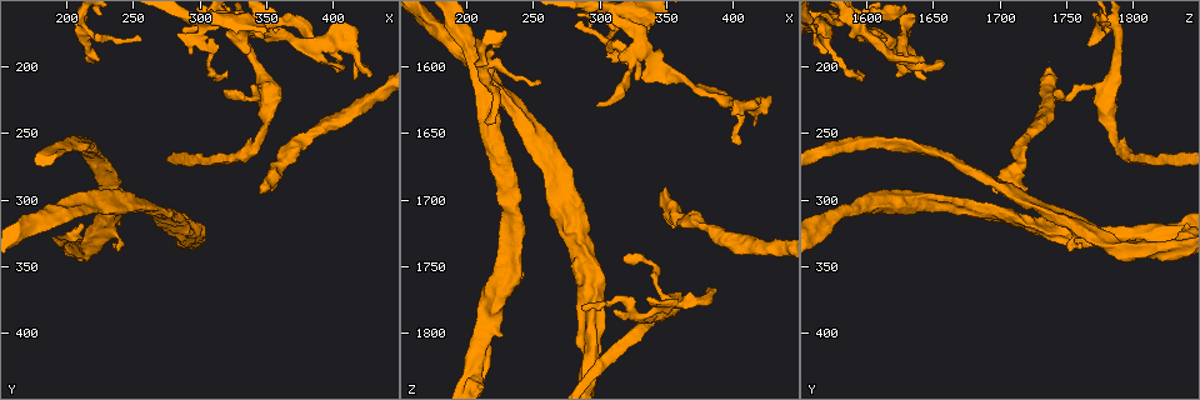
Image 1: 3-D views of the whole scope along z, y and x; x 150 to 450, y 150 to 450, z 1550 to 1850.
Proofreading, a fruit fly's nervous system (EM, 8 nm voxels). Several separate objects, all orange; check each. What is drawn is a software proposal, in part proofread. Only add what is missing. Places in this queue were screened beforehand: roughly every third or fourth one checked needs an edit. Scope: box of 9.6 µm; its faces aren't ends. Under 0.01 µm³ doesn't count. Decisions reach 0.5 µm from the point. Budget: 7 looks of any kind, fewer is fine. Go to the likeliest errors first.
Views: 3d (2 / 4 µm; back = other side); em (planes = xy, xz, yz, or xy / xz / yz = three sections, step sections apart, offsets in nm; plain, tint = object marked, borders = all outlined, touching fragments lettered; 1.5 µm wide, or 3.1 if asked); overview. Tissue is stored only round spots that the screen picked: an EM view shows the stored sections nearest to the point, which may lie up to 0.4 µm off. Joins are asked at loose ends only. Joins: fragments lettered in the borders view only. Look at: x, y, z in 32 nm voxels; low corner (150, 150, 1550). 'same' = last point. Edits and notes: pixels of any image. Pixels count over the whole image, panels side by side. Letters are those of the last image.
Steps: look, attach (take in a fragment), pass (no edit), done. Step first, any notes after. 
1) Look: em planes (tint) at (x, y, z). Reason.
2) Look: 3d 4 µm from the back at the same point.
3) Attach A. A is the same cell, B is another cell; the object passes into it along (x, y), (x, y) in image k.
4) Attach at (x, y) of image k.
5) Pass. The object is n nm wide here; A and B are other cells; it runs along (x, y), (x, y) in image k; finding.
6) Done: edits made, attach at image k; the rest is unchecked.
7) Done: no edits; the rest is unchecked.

Look: em planes (borders) at (388, 184, 1766). An open end.

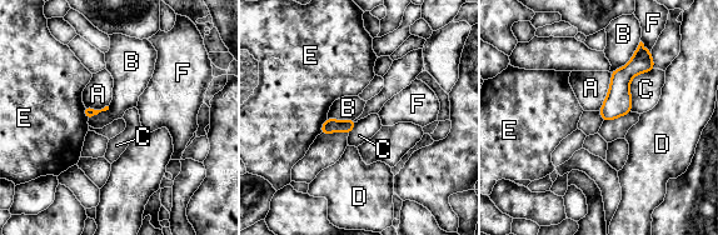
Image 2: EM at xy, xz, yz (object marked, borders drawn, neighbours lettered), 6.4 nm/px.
Pass. A, B, C, D, E and F are other cells; it runs along (637, 56), (606, 118) in image 2; none of them fits.

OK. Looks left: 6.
Look: em planes (plain) at (348, 286, 1690).

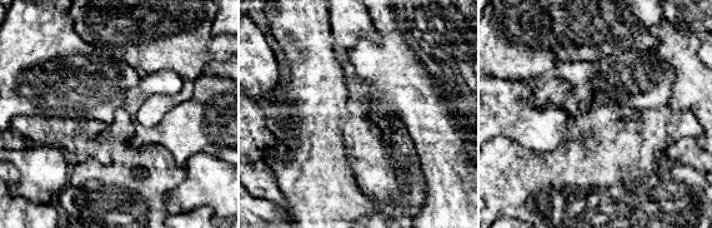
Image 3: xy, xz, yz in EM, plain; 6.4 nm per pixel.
Look: em planes (borders) at the same point.

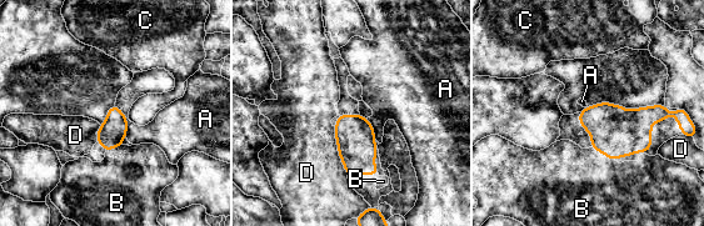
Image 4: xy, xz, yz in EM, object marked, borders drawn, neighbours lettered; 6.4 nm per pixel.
Attach B. B is the same cell, A, C and D are other cells; the object passes into it along (615, 131), (603, 152), (582, 185) in image 4; it goes on there.

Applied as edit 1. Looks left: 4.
Look: 3d 2 µm from the back at (236, 338, 1752). An open end.

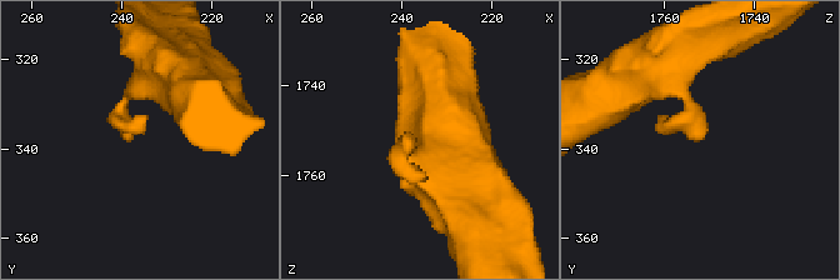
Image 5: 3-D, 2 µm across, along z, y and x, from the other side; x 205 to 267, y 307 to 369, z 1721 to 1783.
Look: em planes (borders) at (238, 338, 1751). Now the EM.

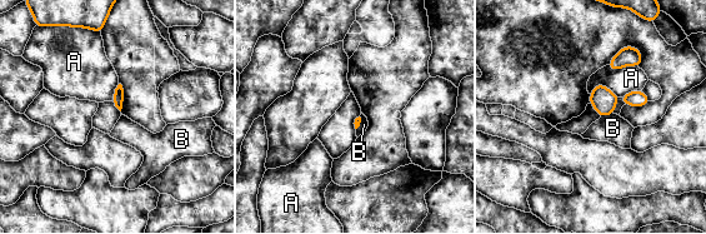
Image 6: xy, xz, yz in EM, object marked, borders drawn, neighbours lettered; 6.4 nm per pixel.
Pass. A and B are other cells; a border runs along (612, 113), (601, 116) in image 6; no lettered fragment goes on from it.

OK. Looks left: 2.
Done: edits made, attach at image 4; the rest is unchecked.

